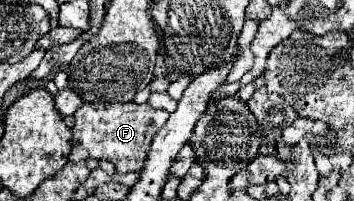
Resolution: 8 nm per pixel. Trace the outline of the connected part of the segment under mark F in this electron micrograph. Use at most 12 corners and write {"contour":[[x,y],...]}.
{"contour":[[83,104],[67,162],[139,172],[170,116],[149,104]]}

